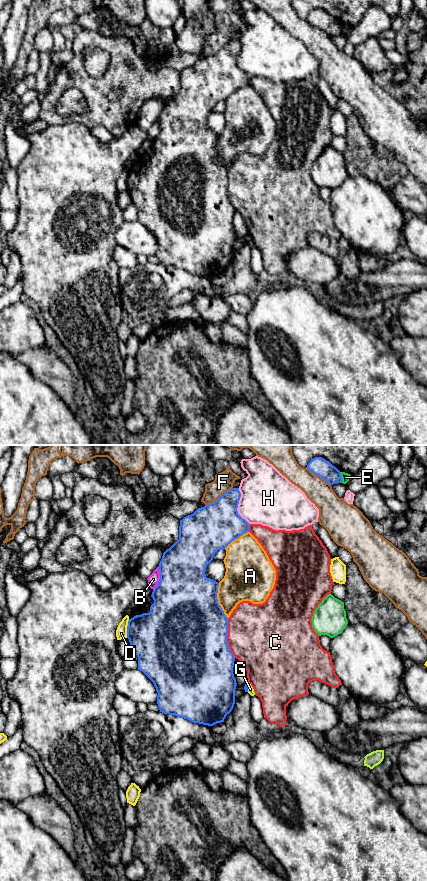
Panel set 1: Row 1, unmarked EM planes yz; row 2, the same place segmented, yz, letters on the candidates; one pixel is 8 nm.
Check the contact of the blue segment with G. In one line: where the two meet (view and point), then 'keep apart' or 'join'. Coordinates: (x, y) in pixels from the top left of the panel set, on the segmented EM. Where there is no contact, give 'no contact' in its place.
meets blue in yz at (247, 688); keep apart

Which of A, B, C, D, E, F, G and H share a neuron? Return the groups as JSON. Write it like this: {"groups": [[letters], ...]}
{"groups": [["A"], ["B"], ["C"], ["D"], ["E"], ["F"], ["G"], ["H"]]}

